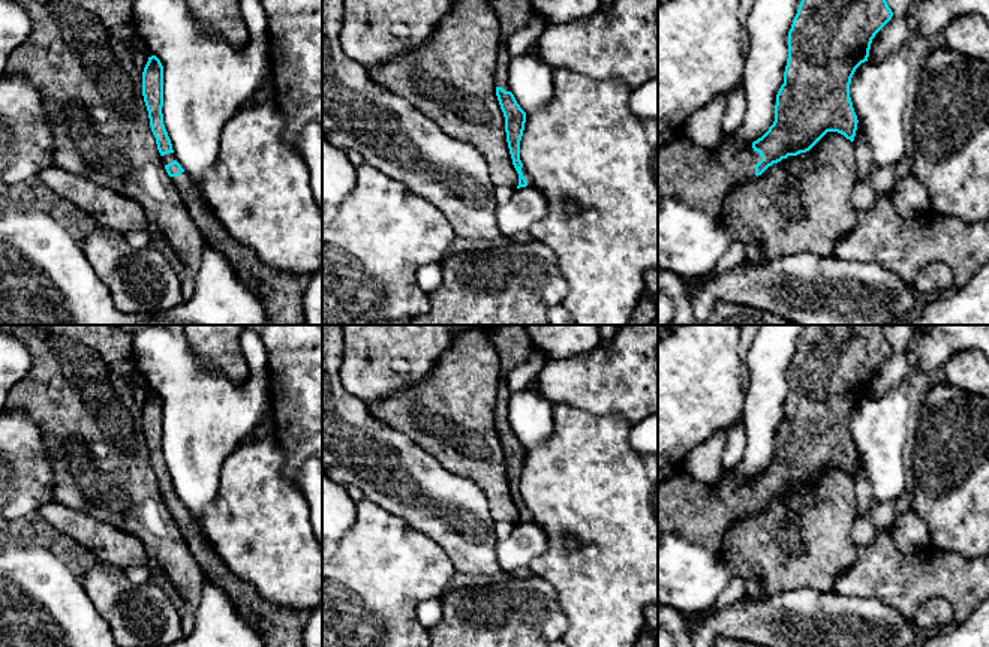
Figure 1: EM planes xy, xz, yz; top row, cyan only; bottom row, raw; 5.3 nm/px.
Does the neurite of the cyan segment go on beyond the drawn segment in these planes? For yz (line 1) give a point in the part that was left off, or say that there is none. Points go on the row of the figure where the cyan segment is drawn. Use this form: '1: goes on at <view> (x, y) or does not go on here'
1: goes on at yz (702, 178)

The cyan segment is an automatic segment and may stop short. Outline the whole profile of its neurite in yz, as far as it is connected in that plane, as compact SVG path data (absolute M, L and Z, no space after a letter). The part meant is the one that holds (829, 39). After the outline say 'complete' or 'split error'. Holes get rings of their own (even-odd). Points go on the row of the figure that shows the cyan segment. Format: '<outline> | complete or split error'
M802 0L788 31L788 58L773 124L746 147L740 147L733 133L715 153L686 135L671 139L658 151L658 198L679 198L721 219L722 204L736 186L788 156L809 151L827 132L838 132L853 142L859 120L850 97L851 78L868 61L872 39L892 16L886 0Z | split error

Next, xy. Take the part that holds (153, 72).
M156 55L148 57L142 72L142 96L165 169L207 246L220 252L238 280L259 298L271 325L307 325L303 295L310 274L274 270L262 262L252 249L237 241L205 204L195 181L177 162L163 124L163 66Z | split error

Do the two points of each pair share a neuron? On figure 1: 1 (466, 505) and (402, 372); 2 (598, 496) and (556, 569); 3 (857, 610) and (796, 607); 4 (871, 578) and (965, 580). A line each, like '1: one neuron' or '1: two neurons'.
1: two neurons
2: one neuron
3: one neuron
4: one neuron

